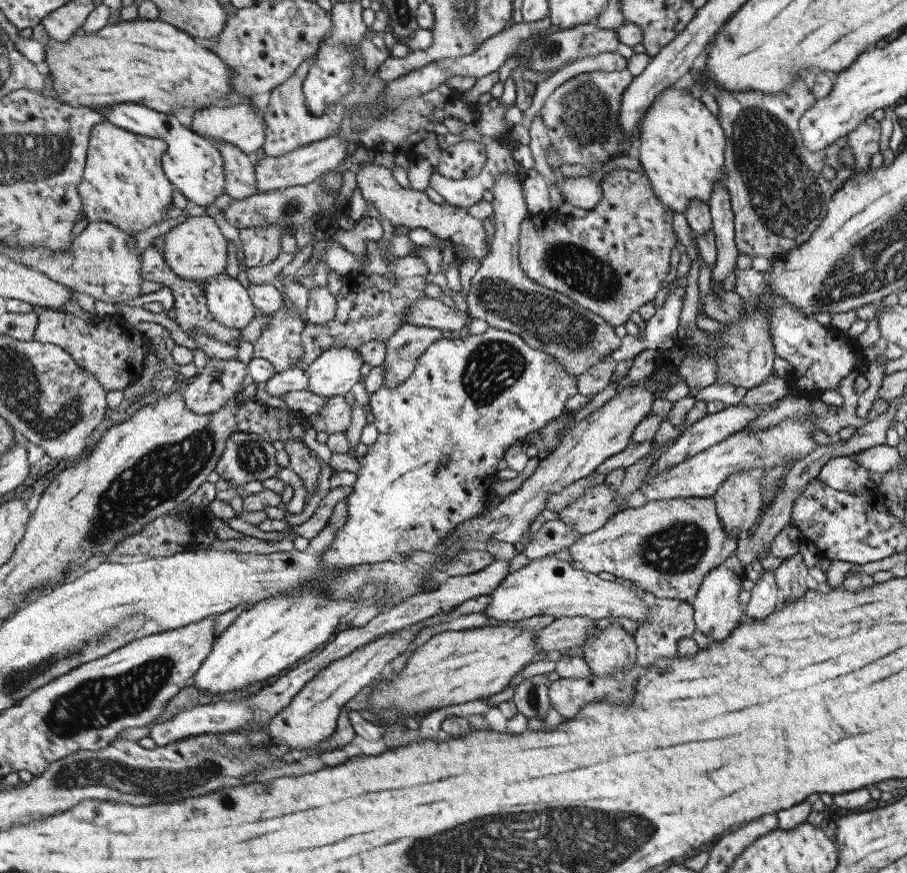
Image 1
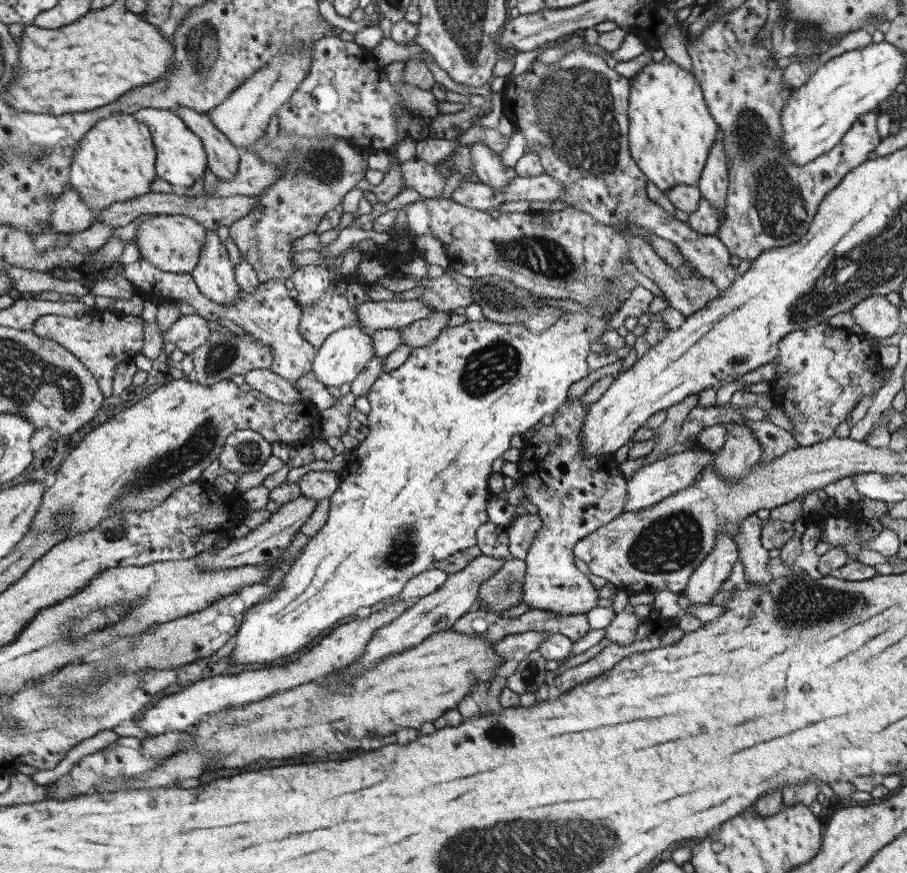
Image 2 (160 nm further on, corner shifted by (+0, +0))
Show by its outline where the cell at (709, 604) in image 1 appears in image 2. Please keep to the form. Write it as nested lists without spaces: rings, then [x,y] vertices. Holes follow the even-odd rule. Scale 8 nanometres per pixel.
[[[721,531],[716,534],[712,549],[691,571],[683,596],[690,603],[709,605],[709,598],[717,592],[731,572],[731,566],[738,558],[736,544]]]

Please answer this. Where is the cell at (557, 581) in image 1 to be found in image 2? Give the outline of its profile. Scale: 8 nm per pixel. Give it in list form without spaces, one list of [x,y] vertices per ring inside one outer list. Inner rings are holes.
[[[580,397],[566,398],[550,417],[531,428],[531,438],[524,440],[520,458],[516,462],[520,475],[513,482],[521,485],[521,491],[525,493],[528,501],[537,507],[536,514],[541,519],[541,526],[523,558],[526,571],[524,582],[519,589],[522,594],[520,603],[527,604],[529,609],[550,610],[557,614],[585,614],[595,607],[599,599],[597,591],[591,587],[587,576],[575,567],[572,548],[578,540],[603,526],[603,523],[611,522],[621,512],[625,512],[623,505],[627,495],[626,480],[611,454],[584,457],[582,453],[580,432],[586,411],[587,408],[583,406]]]

